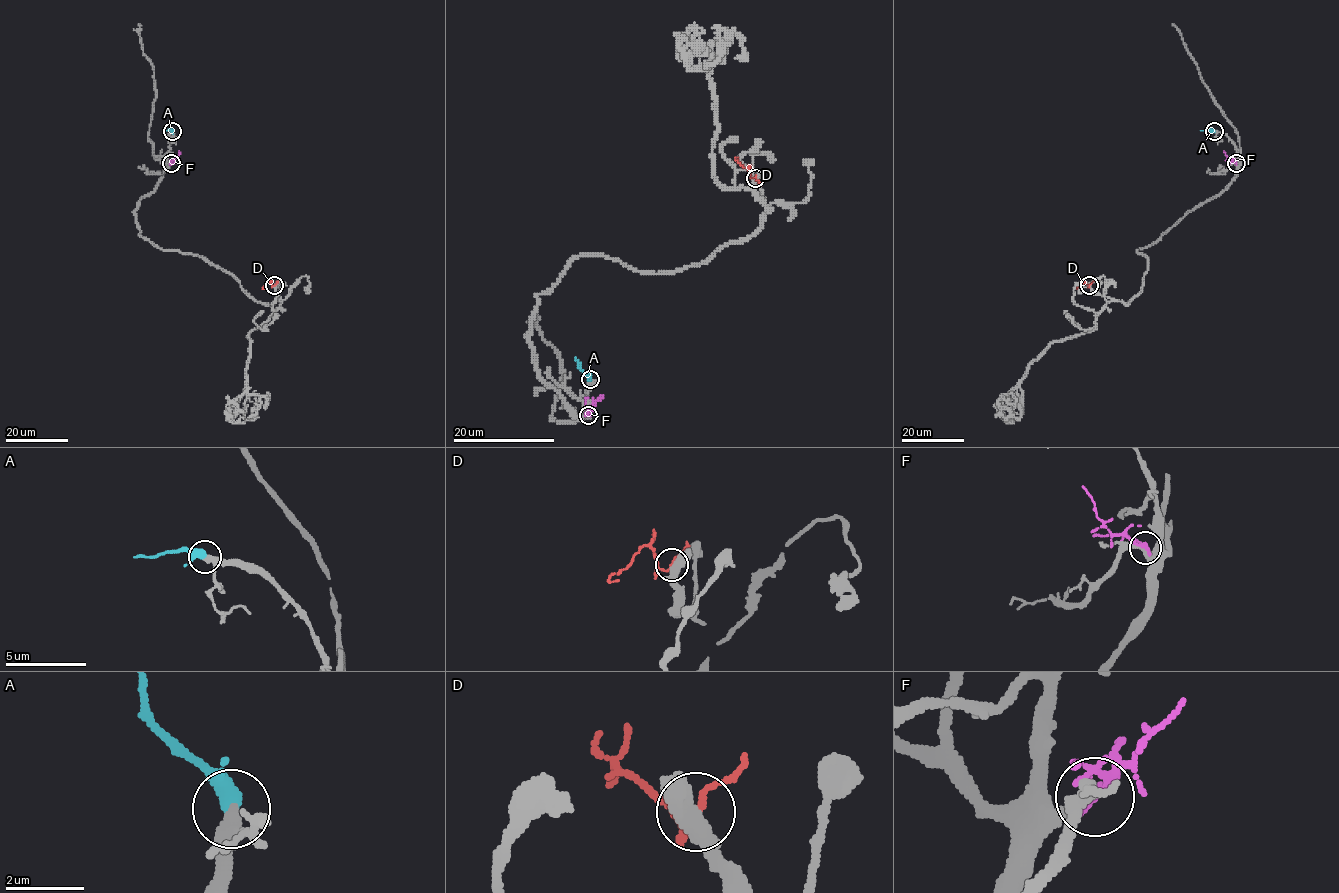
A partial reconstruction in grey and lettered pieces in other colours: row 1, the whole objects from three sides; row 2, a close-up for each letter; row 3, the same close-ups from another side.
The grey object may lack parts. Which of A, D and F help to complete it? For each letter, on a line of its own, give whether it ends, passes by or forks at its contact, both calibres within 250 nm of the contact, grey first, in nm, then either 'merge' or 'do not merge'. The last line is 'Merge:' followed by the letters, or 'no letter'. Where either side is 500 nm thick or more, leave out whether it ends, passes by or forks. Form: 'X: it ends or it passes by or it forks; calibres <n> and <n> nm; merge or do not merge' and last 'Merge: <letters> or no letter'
A: it passes by; calibres 320 and 340 nm; merge
D: it passes by; calibres 480 and 130 nm; do not merge
F: it passes by; calibres 280 and 200 nm; do not merge
Merge: A

